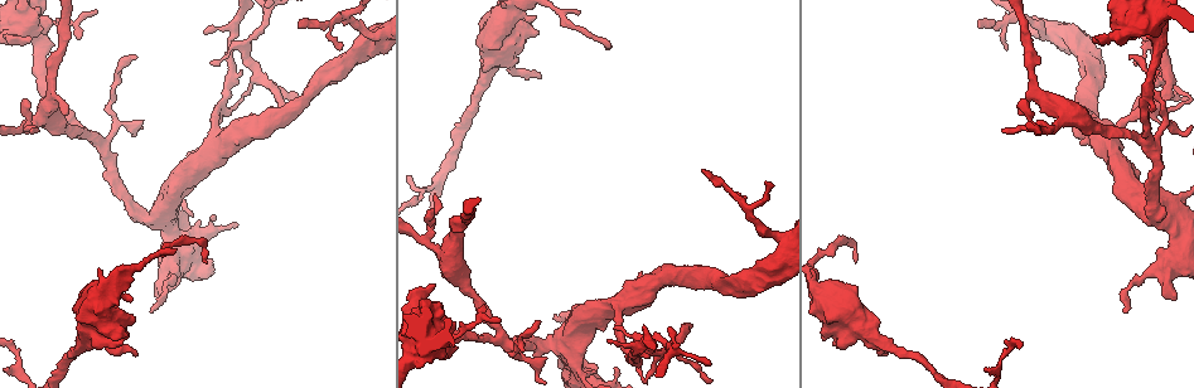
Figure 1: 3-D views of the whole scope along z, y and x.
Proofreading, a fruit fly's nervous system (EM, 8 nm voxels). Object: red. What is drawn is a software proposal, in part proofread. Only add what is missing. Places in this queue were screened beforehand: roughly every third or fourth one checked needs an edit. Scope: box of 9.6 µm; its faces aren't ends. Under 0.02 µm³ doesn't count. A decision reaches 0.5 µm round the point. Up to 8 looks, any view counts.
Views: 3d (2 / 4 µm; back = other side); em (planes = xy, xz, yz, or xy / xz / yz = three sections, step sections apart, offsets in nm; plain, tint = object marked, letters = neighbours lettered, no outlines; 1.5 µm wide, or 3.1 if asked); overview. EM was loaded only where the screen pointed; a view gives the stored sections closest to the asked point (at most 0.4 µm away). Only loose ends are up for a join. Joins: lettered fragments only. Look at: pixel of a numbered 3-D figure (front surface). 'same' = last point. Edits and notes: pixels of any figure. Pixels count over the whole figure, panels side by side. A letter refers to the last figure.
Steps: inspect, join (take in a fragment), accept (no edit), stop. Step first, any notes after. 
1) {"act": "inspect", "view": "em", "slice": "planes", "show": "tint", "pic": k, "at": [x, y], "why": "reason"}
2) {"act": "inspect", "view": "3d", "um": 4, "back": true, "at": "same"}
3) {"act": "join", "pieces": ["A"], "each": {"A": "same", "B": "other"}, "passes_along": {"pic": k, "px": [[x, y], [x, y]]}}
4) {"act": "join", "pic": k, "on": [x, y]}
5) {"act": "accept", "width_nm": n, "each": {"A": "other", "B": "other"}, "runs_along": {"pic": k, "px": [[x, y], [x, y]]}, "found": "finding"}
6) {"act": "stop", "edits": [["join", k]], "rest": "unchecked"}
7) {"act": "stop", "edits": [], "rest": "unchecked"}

{"act": "inspect", "view": "3d", "um": 2, "pic": 1, "at": [683, 326], "why": "free end"}

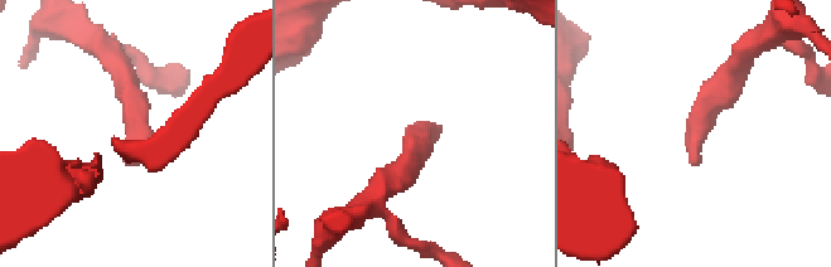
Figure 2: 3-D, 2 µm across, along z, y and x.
{"act": "inspect", "view": "em", "um": 3.1, "slice": "planes", "show": "letters", "pic": 2, "at": [693, 163], "why": "need the tissue"}

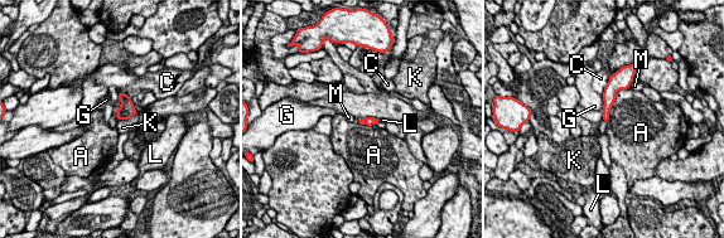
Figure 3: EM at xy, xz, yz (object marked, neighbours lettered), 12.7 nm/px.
{"act": "accept", "each": {"A": "other", "C": "other", "G": "other", "K": "other", "L": "other", "M": "other"}, "border": {"pic": 3, "px": [[135, 115], [117, 121]]}, "found": "none of them fits"}

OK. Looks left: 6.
{"act": "inspect", "view": "em", "slice": "planes", "show": "letters", "pic": 1, "at": [1110, 20], "why": "stops while still wide"}

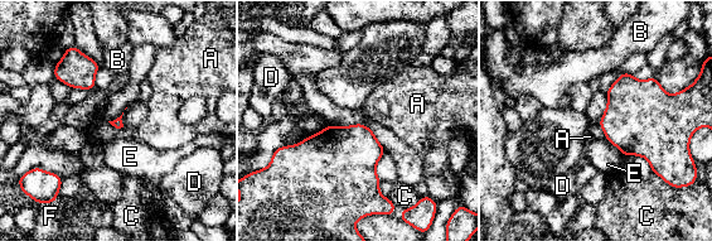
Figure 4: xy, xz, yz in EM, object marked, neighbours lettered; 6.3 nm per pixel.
{"act": "accept", "longest_contact_nm": ["E", 180], "each": {"A": "other", "B": "other", "C": "other", "D": "other", "E": "other", "F": "other"}, "border": {"pic": 4, "px": [[605, 136], [624, 155]]}, "found": "none of them fits"}

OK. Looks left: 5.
{"act": "inspect", "view": "em", "slice": "planes", "show": "plain", "pic": 1, "at": [491, 49], "why": "free end"}

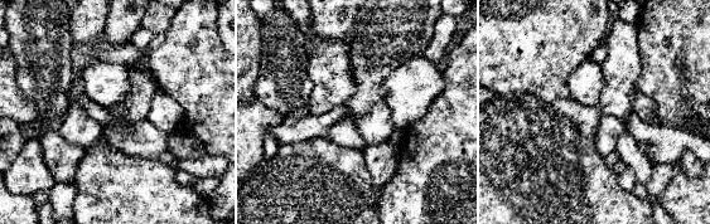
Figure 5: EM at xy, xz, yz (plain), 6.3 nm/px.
{"act": "inspect", "view": "em", "slice": "planes", "show": "letters", "at": "same"}

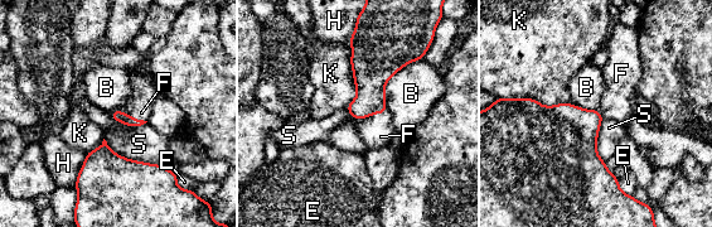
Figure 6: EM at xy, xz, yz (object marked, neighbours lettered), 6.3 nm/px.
{"act": "join", "pieces": ["F"], "each": {"B": "other", "E": "other", "F": "same", "H": "other", "K": "other", "S": "other"}, "passes_along": {"pic": 6, "px": [[119, 116], [136, 119], [141, 112]]}, "found": "it goes on there"}

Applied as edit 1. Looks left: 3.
{"act": "stop", "edits": [["join", 6]], "rest": "unchecked"}

